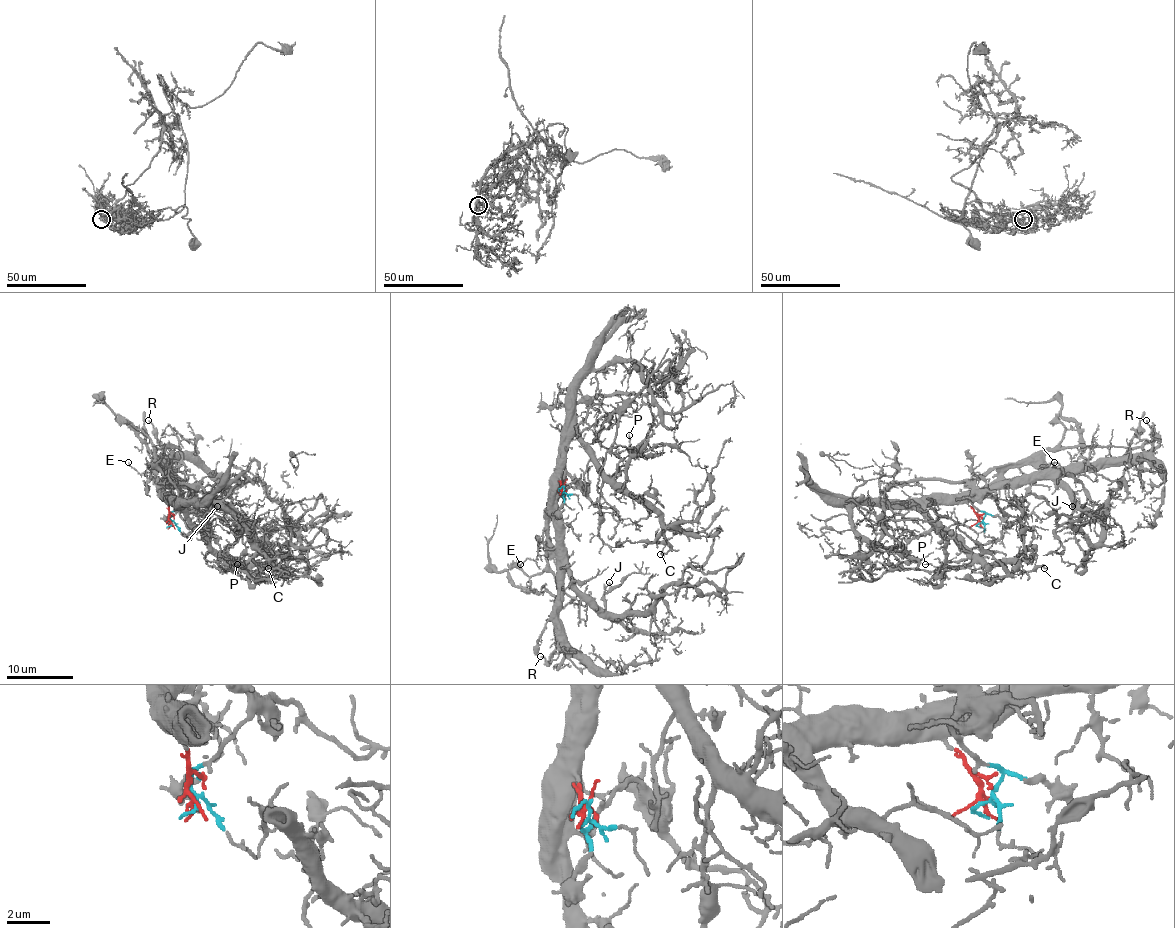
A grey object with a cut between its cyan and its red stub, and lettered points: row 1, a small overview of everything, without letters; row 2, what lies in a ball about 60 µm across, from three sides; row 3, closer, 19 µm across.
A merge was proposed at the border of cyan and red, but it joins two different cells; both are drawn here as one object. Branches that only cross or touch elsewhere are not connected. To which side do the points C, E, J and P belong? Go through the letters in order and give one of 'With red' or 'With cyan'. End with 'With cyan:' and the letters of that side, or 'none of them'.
C: With red
E: With cyan
J: With red
P: With red
With cyan: E

